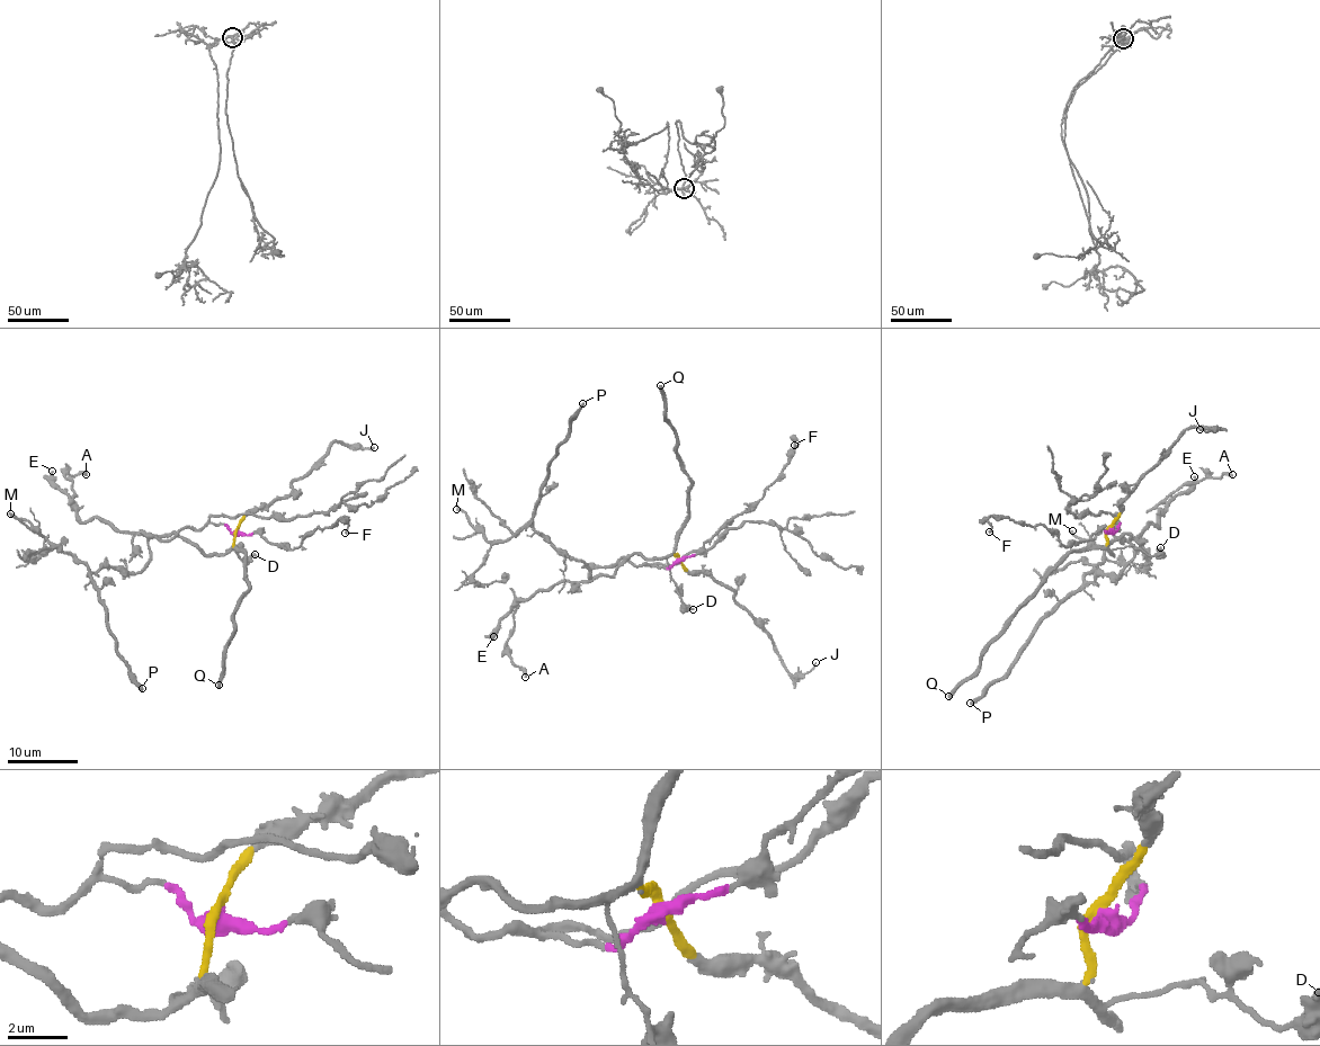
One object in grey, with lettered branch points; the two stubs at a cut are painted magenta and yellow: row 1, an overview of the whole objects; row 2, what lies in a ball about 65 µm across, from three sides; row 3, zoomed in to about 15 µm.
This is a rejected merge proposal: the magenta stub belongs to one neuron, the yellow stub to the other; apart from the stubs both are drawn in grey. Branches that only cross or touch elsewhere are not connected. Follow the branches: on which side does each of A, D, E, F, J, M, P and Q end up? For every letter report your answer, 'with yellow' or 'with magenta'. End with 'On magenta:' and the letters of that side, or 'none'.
A: with yellow
D: with yellow
E: with yellow
F: with magenta
J: with yellow
M: with magenta
P: with magenta
Q: with yellow
On magenta: F, M, P

